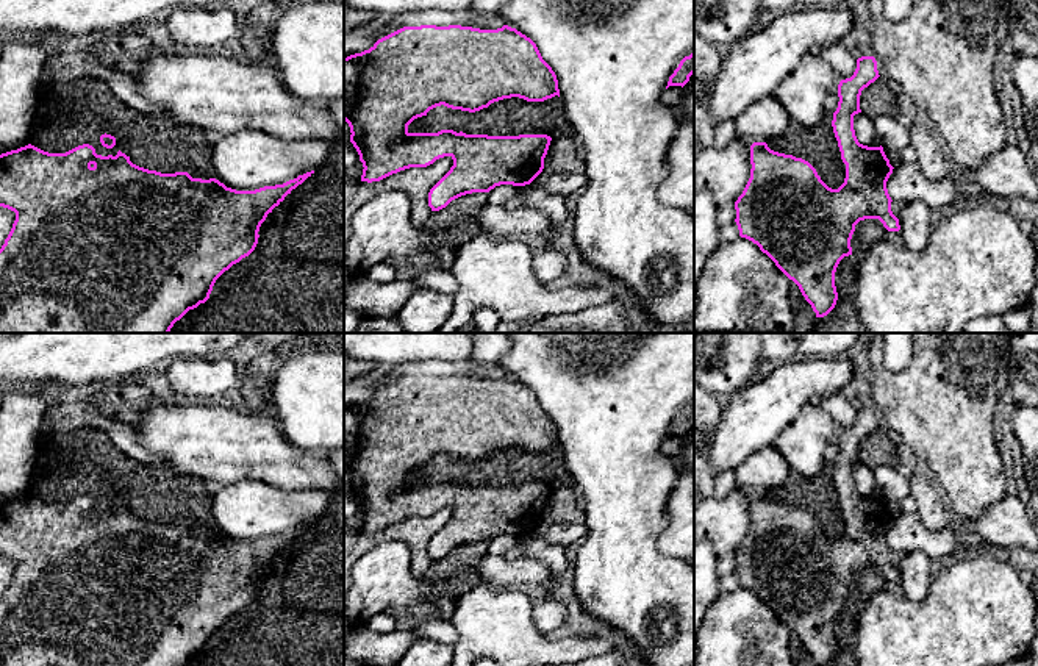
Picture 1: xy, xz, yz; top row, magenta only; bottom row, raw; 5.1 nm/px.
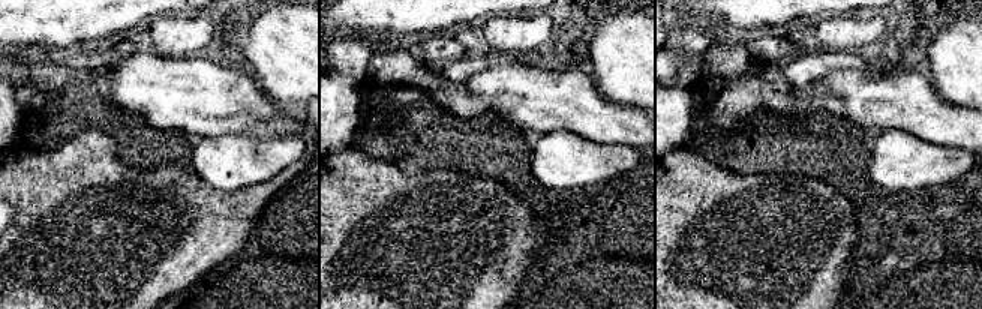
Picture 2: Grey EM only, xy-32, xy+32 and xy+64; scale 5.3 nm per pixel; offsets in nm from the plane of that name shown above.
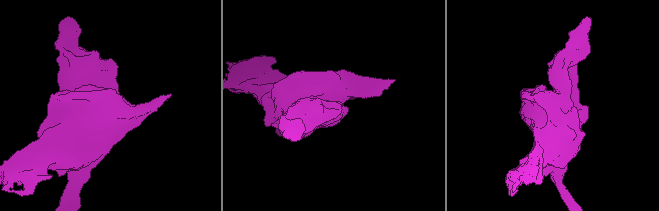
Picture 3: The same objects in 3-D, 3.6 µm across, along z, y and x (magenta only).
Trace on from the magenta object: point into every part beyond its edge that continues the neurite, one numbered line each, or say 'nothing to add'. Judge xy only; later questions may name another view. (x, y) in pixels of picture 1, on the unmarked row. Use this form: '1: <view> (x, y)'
nothing to add

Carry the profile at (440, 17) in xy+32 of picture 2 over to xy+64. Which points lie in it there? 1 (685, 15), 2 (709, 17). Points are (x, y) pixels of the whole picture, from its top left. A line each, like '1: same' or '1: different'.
1: same
2: same

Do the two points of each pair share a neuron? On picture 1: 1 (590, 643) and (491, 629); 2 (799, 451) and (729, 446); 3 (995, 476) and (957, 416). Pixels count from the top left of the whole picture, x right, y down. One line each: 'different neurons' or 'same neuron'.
1: same neuron
2: different neurons
3: same neuron

